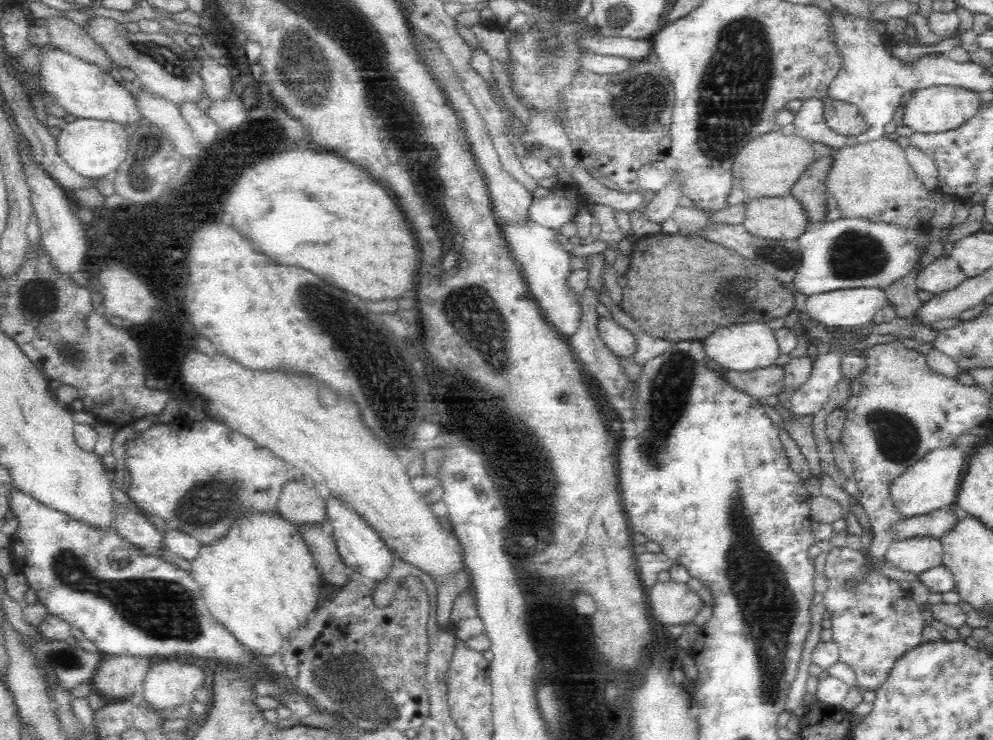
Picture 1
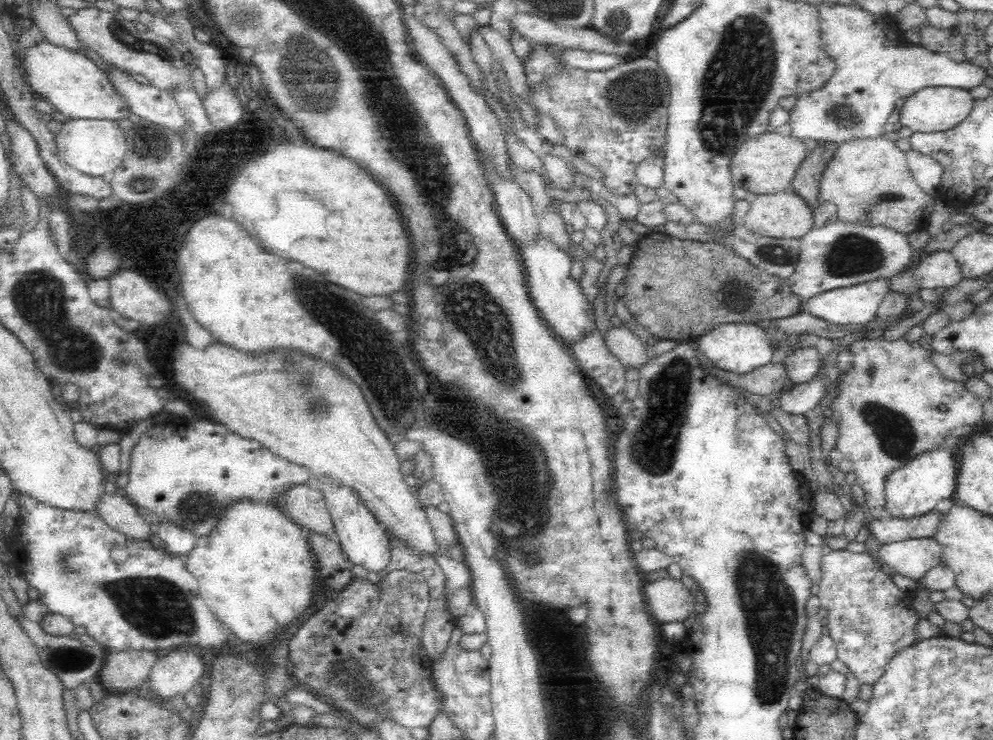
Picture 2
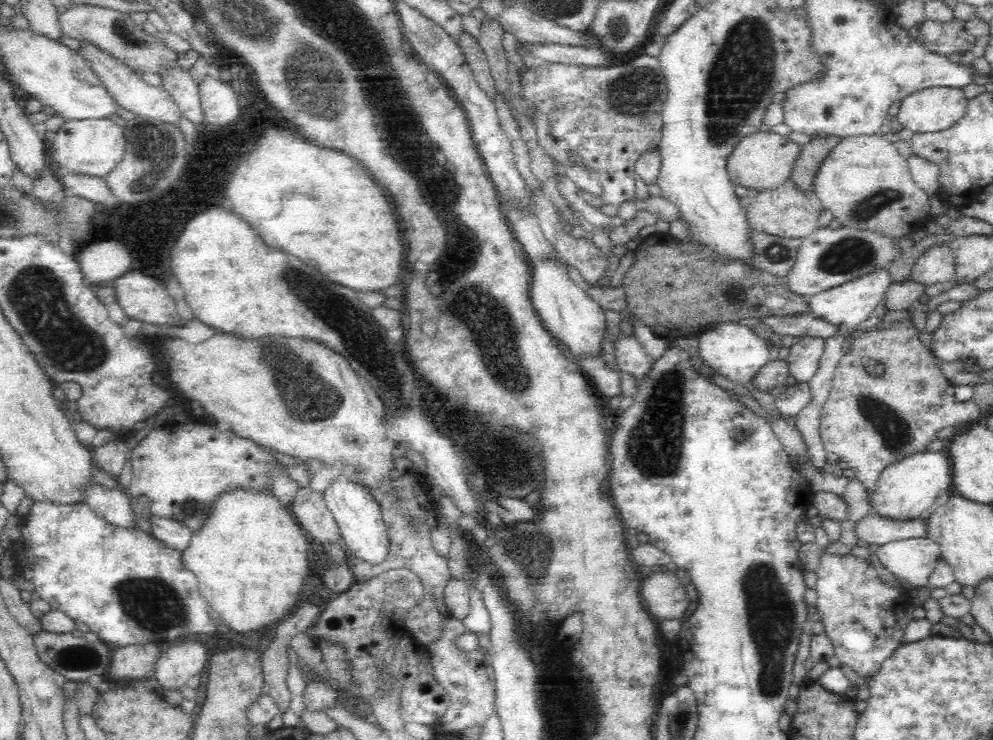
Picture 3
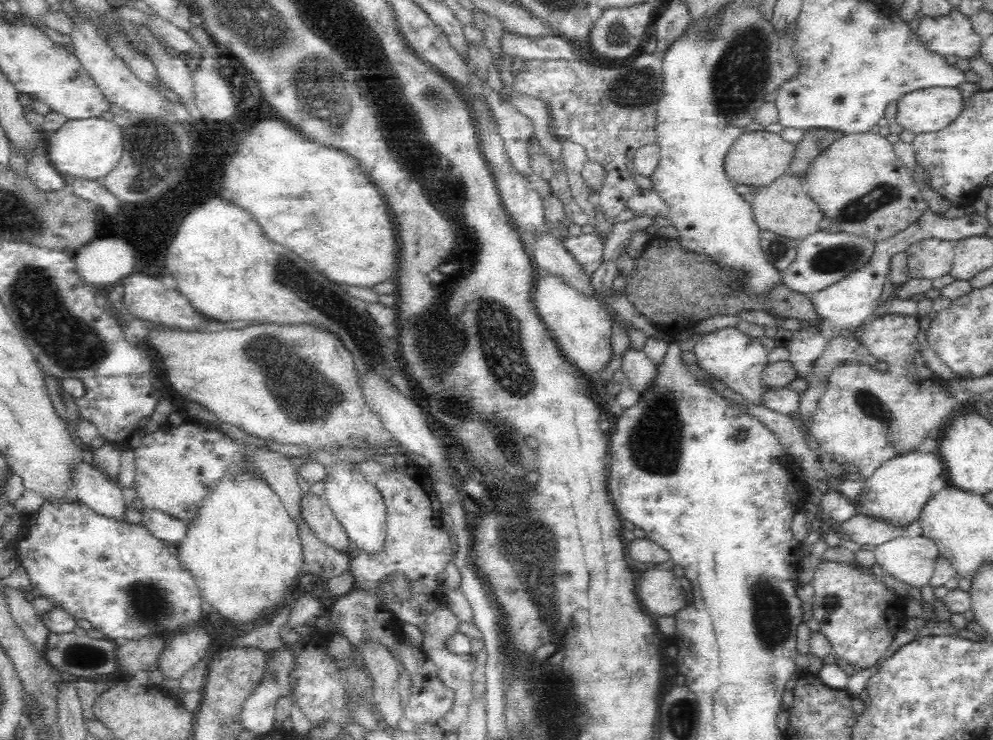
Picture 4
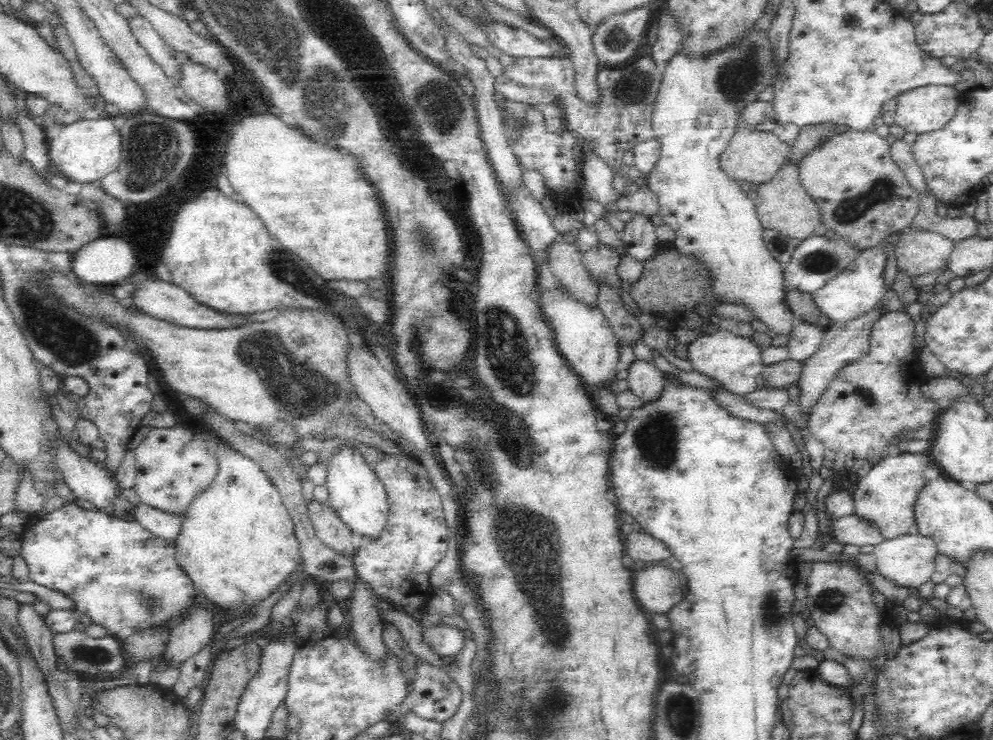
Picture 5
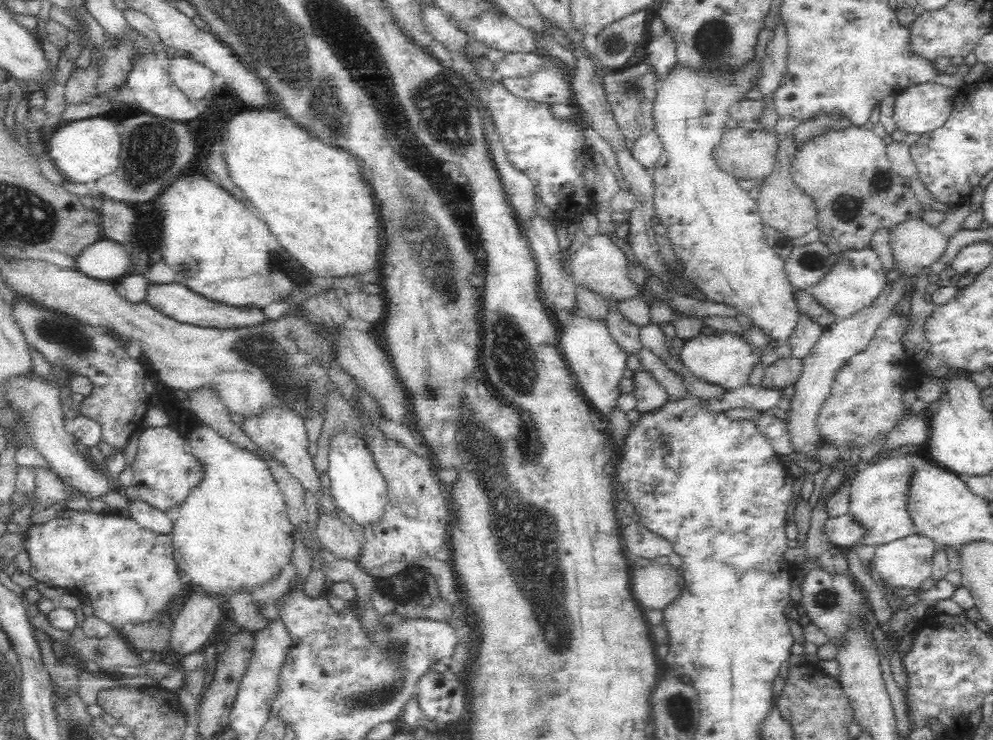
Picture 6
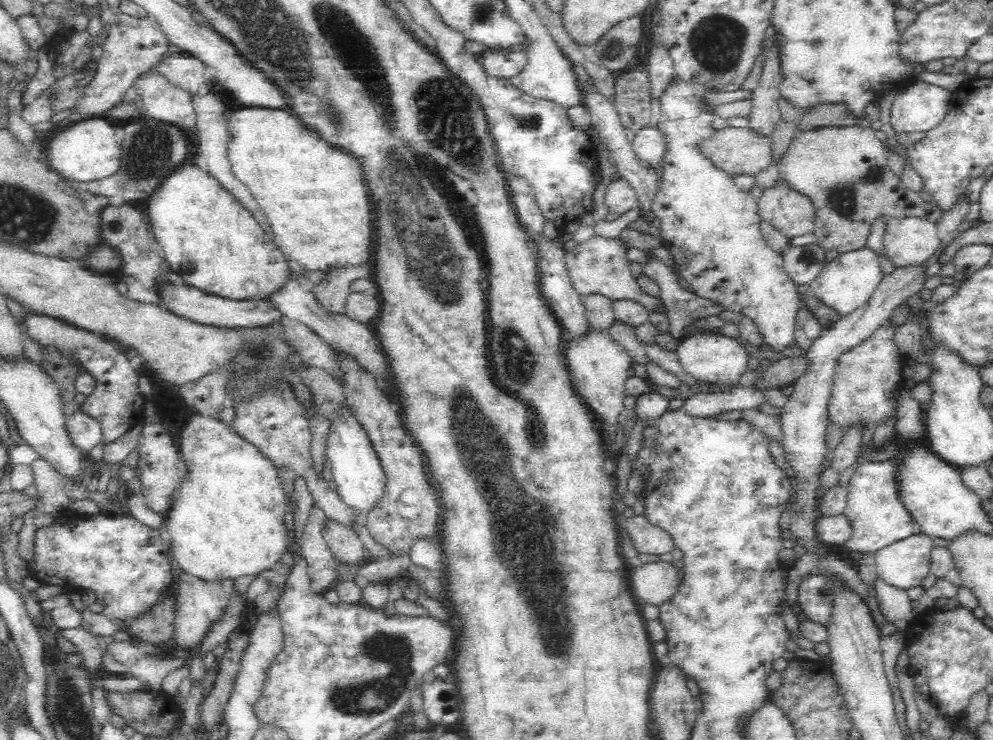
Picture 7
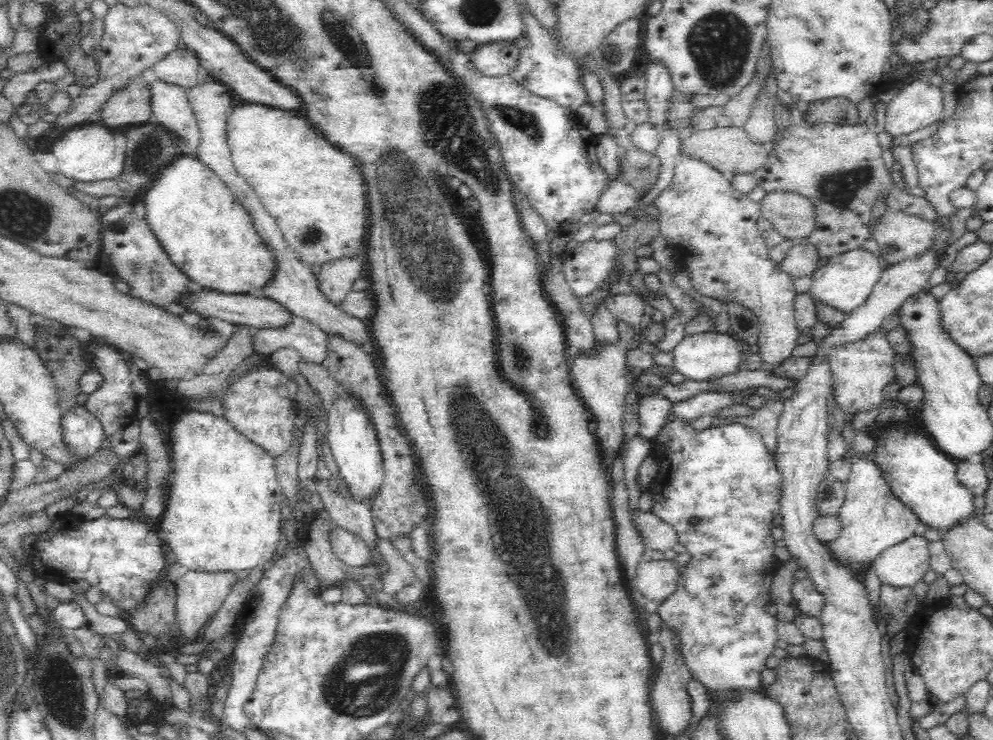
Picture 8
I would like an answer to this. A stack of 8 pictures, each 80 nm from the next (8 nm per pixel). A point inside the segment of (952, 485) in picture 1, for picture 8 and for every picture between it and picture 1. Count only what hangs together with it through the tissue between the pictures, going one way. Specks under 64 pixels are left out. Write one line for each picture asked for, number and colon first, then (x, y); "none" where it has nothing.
2: (913, 489)
3: (905, 490)
4: (894, 493)
5: (883, 496)
6: (877, 501)
7: (877, 517)
8: (872, 519)

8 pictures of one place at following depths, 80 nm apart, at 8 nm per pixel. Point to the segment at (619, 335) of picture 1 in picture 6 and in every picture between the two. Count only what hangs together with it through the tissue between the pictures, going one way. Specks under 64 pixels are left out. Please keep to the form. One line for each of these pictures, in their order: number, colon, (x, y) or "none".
2: (623, 344)
3: (631, 357)
4: (642, 373)
5: (645, 380)
6: (650, 395)

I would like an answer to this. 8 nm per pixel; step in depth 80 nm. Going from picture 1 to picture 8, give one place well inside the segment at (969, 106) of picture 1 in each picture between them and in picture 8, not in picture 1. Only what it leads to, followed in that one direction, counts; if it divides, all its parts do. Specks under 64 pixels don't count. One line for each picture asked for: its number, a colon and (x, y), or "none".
2: (932, 109)
3: (928, 110)
4: (927, 110)
5: (922, 109)
6: (920, 108)
7: (920, 106)
8: (918, 104)

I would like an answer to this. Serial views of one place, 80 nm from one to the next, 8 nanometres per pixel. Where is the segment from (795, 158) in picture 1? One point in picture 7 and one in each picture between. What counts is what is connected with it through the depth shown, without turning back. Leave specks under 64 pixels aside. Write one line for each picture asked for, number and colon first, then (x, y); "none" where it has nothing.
2: (766, 163)
3: (762, 160)
4: (757, 158)
5: (751, 155)
6: (744, 154)
7: (733, 150)

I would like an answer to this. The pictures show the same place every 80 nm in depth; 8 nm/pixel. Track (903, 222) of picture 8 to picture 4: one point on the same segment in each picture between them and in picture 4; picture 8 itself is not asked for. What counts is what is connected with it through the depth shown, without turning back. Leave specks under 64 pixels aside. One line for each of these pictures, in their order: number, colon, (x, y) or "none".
4: (930, 257)
5: (918, 251)
6: (916, 244)
7: (907, 240)

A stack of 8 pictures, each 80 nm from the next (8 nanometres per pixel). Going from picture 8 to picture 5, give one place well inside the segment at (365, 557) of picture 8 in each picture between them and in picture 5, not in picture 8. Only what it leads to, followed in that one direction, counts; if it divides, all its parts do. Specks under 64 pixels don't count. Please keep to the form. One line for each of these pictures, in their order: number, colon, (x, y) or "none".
5: (329, 528)
6: (336, 537)
7: (345, 543)

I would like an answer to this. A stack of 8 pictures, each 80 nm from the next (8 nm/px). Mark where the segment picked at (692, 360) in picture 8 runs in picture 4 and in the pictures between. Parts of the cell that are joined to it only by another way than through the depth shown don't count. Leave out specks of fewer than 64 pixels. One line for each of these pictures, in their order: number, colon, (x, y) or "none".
4: (738, 360)
5: (734, 361)
6: (725, 359)
7: (719, 356)

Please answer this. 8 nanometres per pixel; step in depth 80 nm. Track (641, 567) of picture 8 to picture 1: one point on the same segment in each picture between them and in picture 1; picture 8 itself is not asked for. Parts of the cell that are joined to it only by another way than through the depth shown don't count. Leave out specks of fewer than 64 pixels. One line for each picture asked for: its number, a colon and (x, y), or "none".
1: (670, 602)
2: (667, 599)
3: (665, 597)
4: (660, 591)
5: (658, 589)
6: (656, 585)
7: (654, 582)

